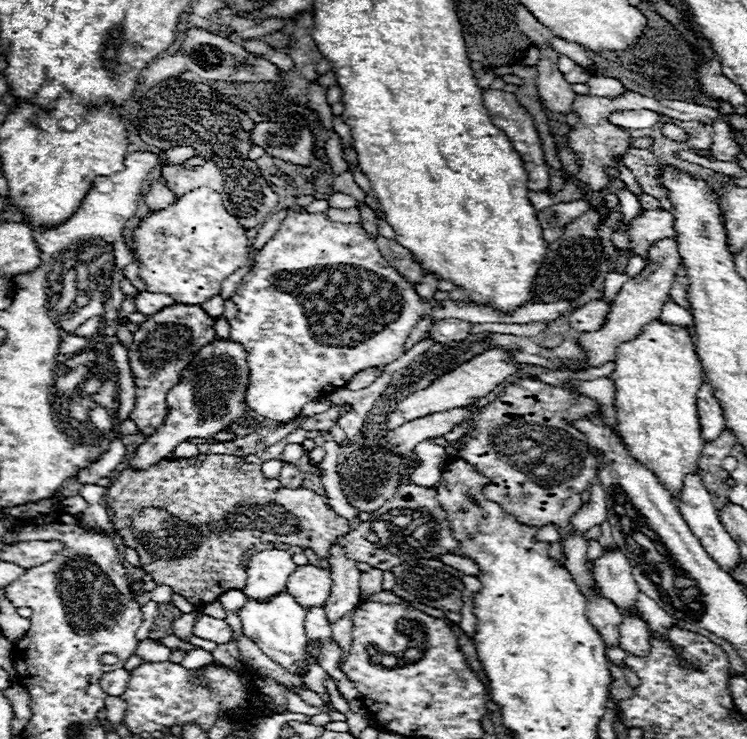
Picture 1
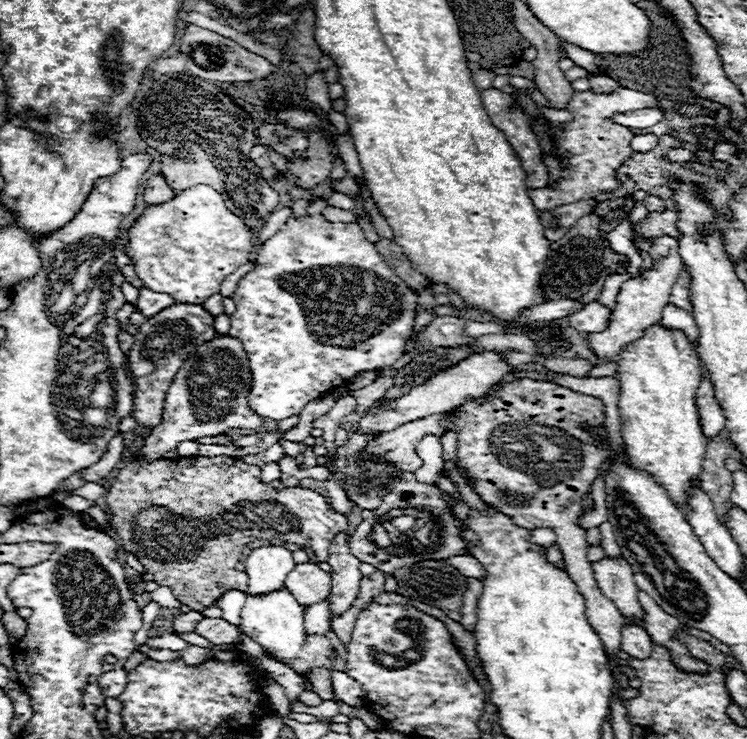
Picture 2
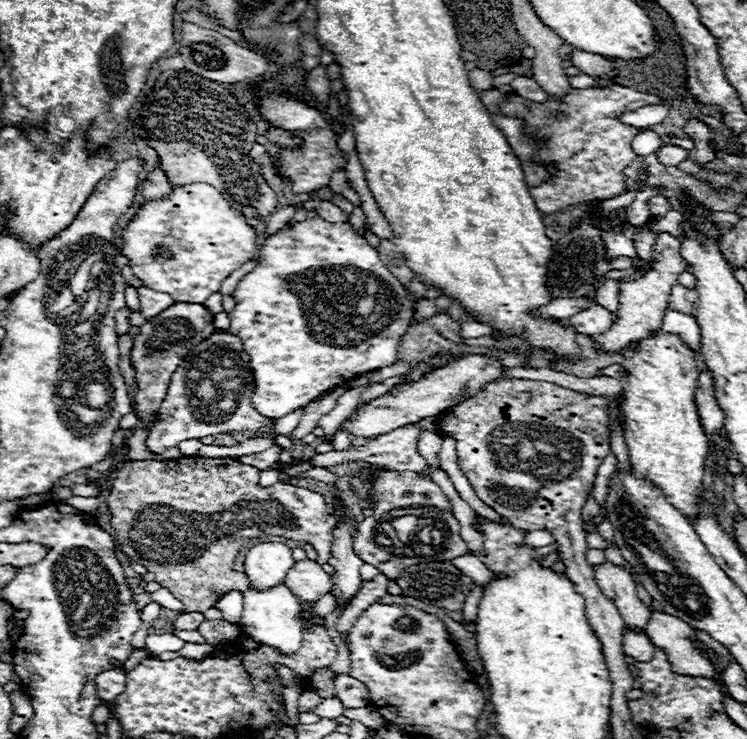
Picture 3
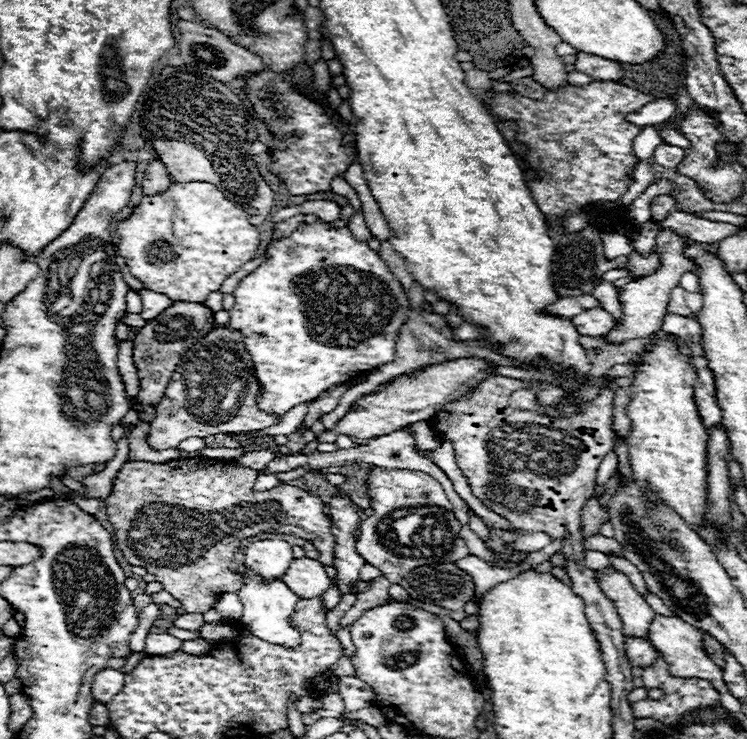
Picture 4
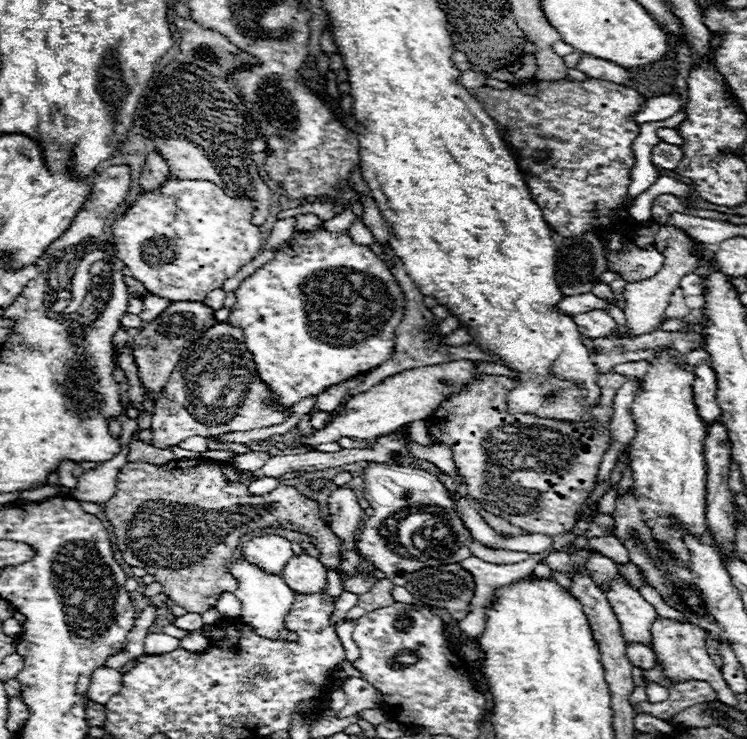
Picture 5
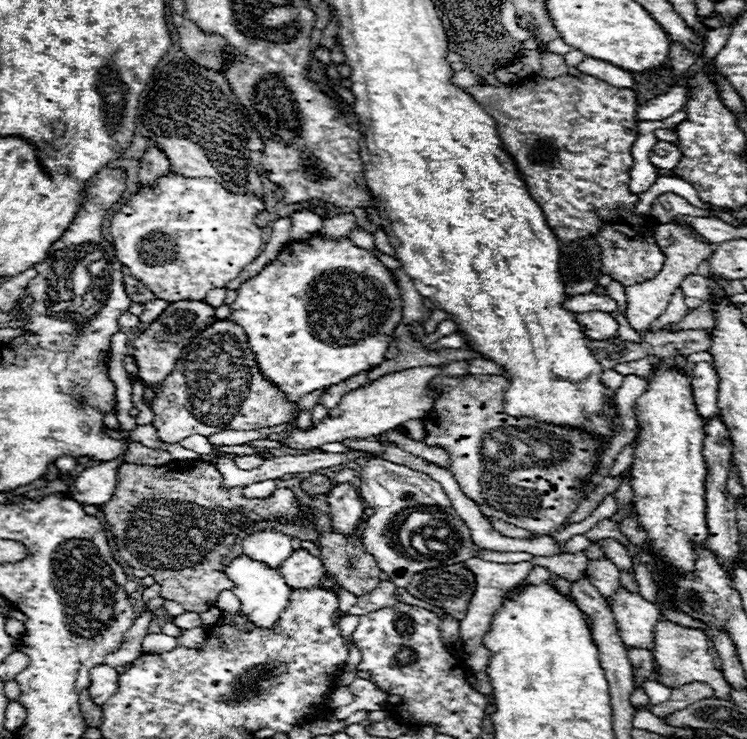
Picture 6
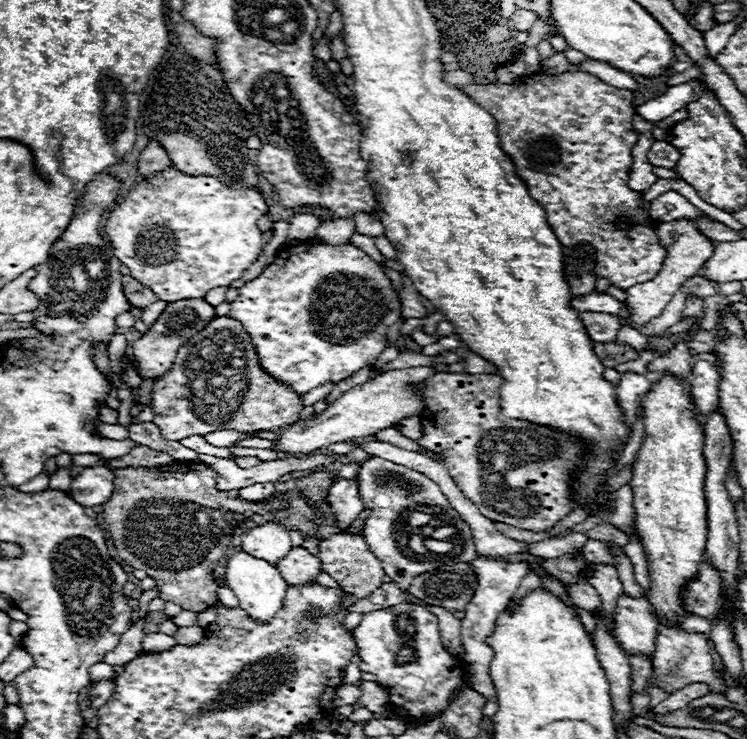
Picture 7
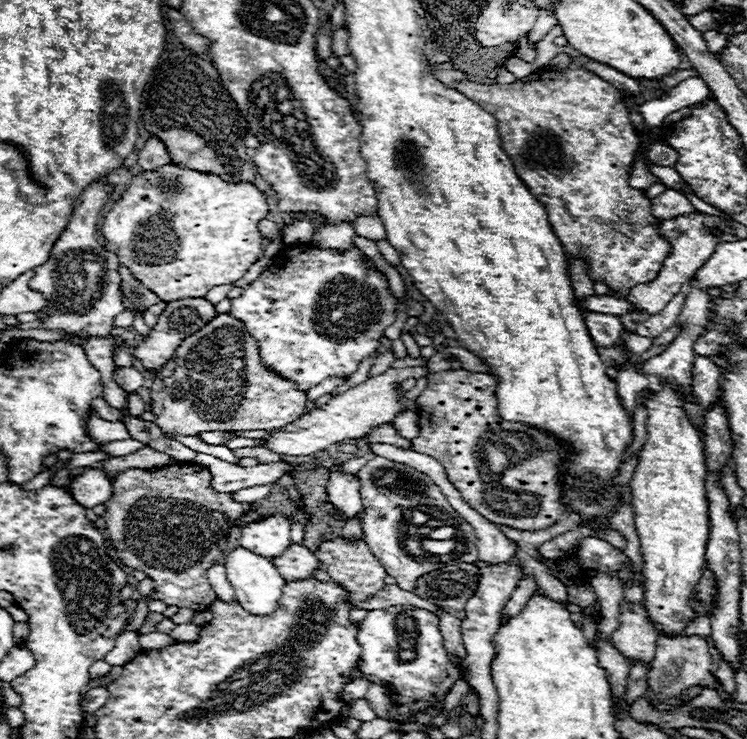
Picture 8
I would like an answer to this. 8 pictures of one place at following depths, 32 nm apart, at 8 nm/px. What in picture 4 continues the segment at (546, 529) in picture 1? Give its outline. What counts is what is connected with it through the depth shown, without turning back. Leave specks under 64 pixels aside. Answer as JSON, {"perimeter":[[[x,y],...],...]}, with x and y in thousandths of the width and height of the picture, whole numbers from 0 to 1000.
{"perimeter":[[[704,720],[691,736],[688,742],[693,746],[715,747],[734,739],[739,733],[739,725],[734,725],[731,720]]]}

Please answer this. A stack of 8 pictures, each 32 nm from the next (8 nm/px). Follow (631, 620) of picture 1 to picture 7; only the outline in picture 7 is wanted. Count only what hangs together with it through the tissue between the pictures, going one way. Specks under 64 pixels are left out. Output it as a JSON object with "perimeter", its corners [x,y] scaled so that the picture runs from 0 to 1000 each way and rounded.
{"perimeter":[[[849,885],[843,888],[843,899],[846,899],[846,939],[862,936],[862,928],[873,915],[873,890],[862,885]]]}

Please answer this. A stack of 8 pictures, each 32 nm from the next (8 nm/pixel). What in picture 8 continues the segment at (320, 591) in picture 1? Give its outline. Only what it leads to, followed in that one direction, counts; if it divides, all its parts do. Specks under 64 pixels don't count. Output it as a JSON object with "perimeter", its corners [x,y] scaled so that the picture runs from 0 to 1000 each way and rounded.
{"perimeter":[[[388,736],[386,747],[367,758],[367,766],[383,785],[407,785],[423,777],[426,755],[410,739]]]}

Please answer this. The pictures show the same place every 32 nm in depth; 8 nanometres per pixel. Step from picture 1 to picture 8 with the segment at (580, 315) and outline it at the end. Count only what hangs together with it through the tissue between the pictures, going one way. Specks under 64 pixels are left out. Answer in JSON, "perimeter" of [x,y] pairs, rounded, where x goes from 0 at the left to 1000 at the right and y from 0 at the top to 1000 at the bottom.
{"perimeter":[[[782,422],[782,438],[787,441],[787,452],[801,468],[819,468],[827,463],[833,449],[833,436],[827,428],[803,425],[803,422]]]}

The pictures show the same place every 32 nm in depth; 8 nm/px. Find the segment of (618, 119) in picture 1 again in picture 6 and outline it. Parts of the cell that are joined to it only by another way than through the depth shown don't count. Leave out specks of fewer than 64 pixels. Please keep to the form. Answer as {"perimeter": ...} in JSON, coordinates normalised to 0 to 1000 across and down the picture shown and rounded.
{"perimeter":[[[902,116],[894,127],[886,127],[881,133],[862,138],[851,152],[851,162],[876,165],[876,162],[897,160],[902,152],[913,149],[918,138],[921,138],[921,119]]]}

